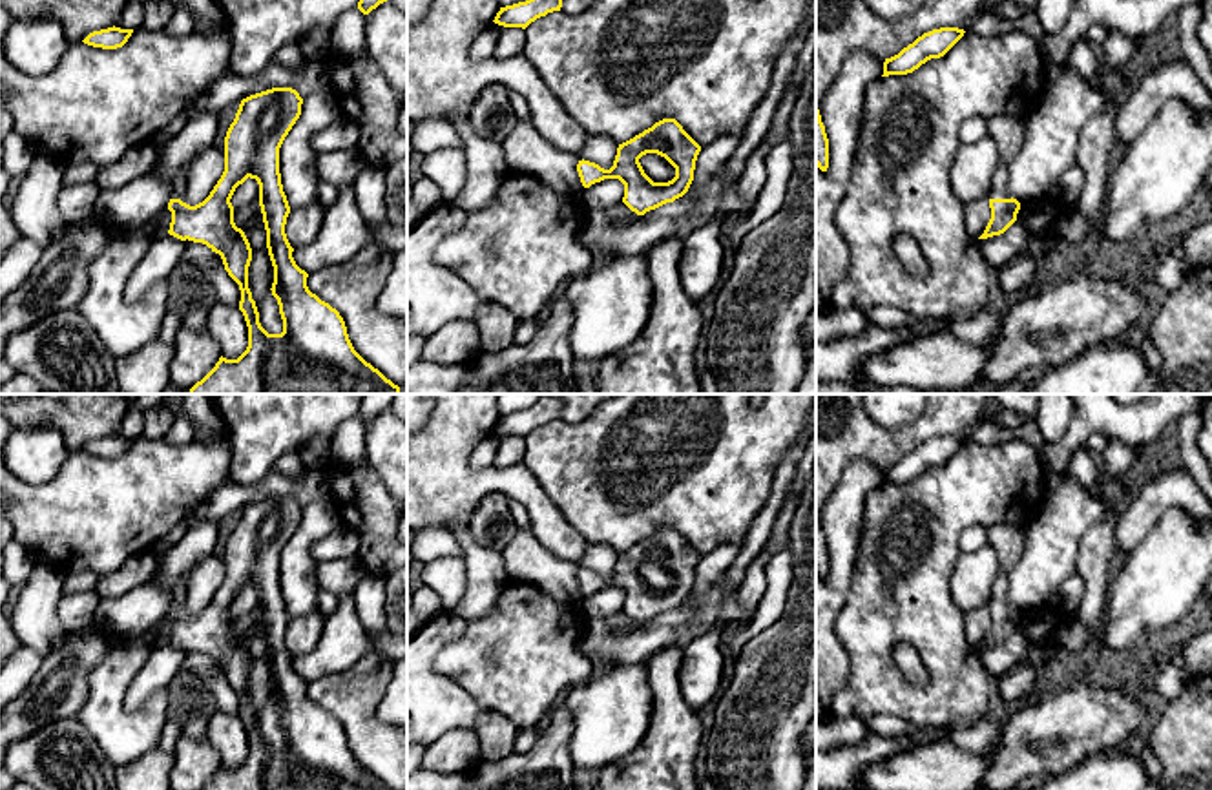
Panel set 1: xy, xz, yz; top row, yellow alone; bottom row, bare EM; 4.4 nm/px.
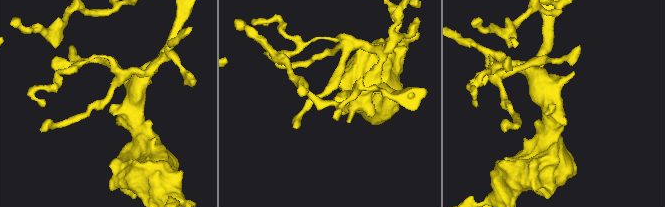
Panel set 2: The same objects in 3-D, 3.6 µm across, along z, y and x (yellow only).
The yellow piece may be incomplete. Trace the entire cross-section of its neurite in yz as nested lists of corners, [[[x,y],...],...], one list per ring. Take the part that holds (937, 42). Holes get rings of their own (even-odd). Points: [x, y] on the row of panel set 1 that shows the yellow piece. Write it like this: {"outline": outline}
{"outline": [[[940,27],[924,33],[898,55],[885,58],[882,77],[907,75],[927,60],[944,57],[964,36],[964,33],[966,31],[958,27]]]}

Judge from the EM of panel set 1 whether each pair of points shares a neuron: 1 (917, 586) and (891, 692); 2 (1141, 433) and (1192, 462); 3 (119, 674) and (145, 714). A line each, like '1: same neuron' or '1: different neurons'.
1: same neuron
2: different neurons
3: same neuron

